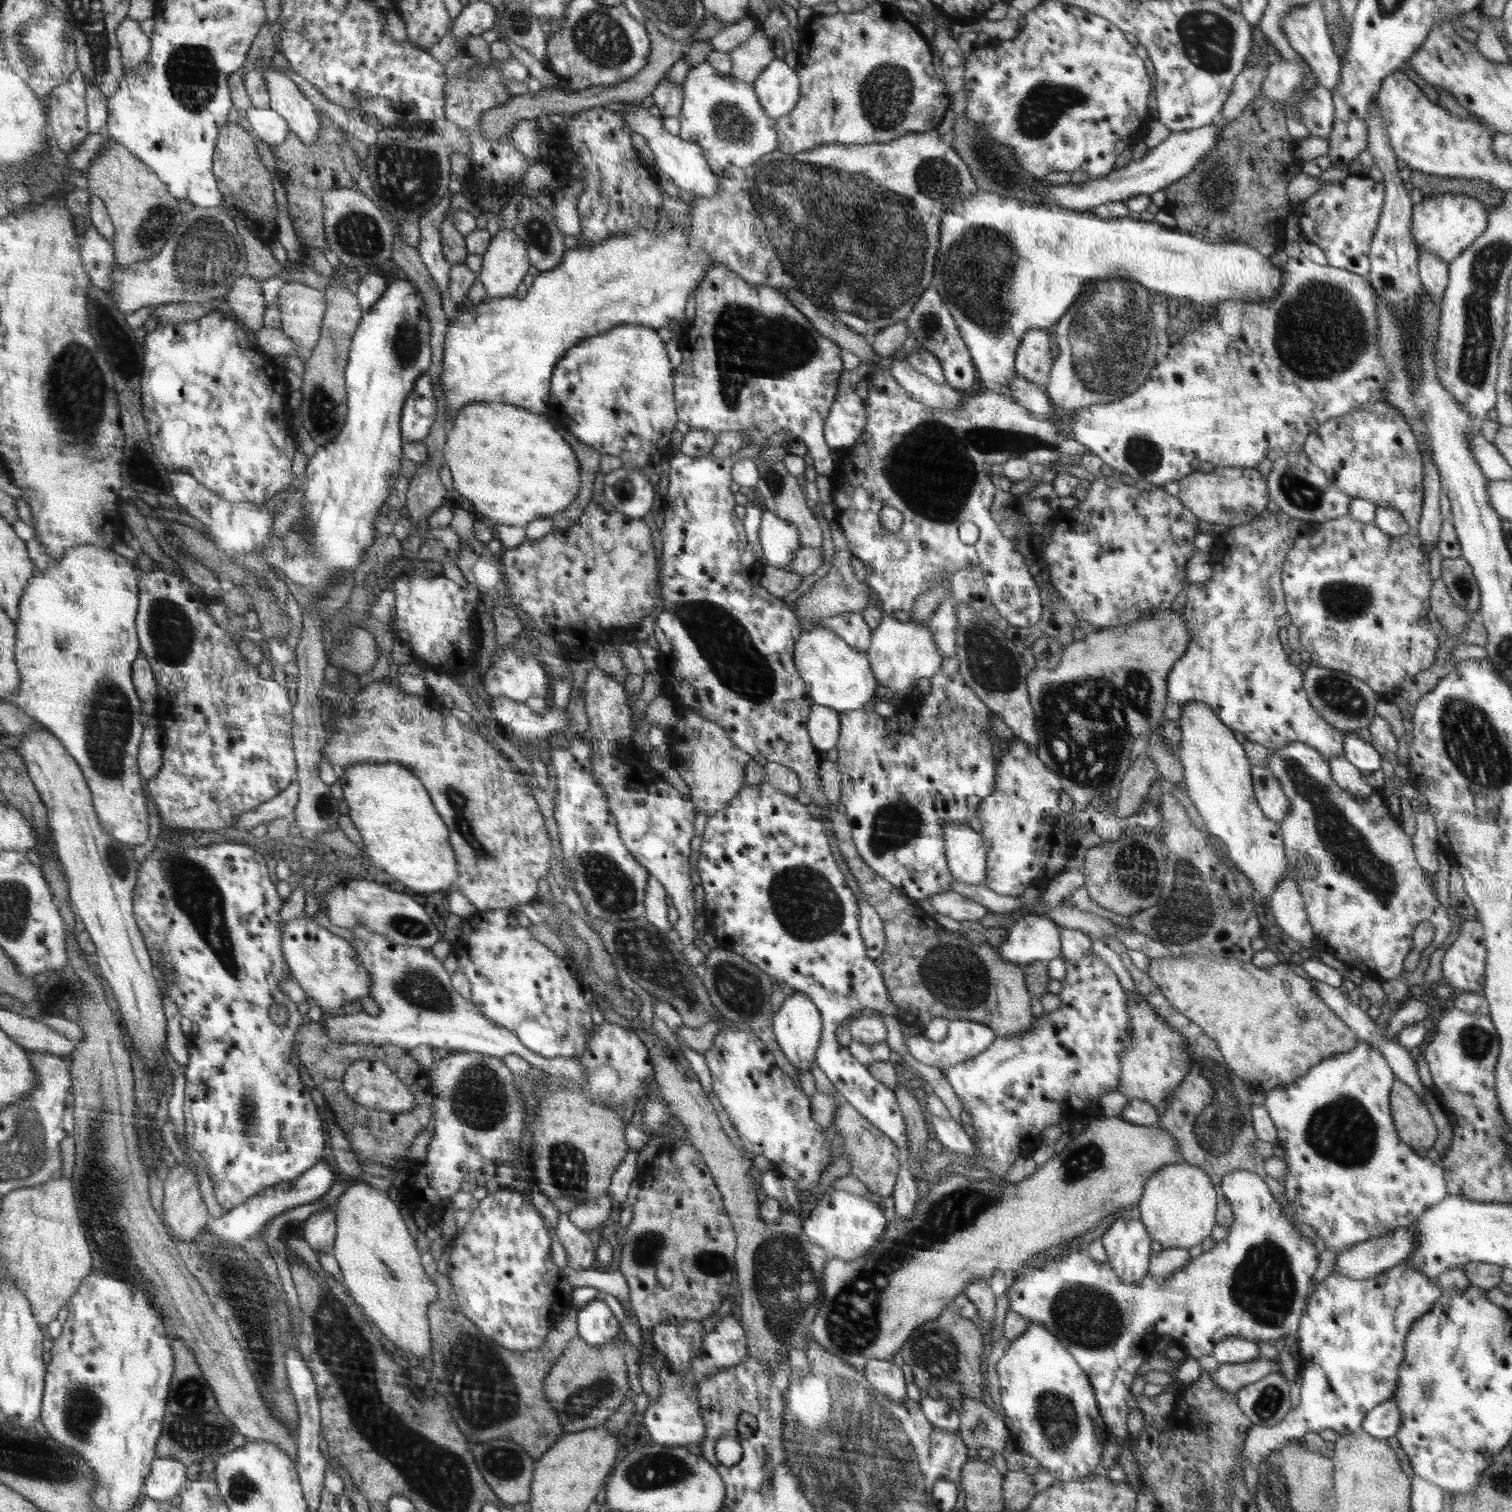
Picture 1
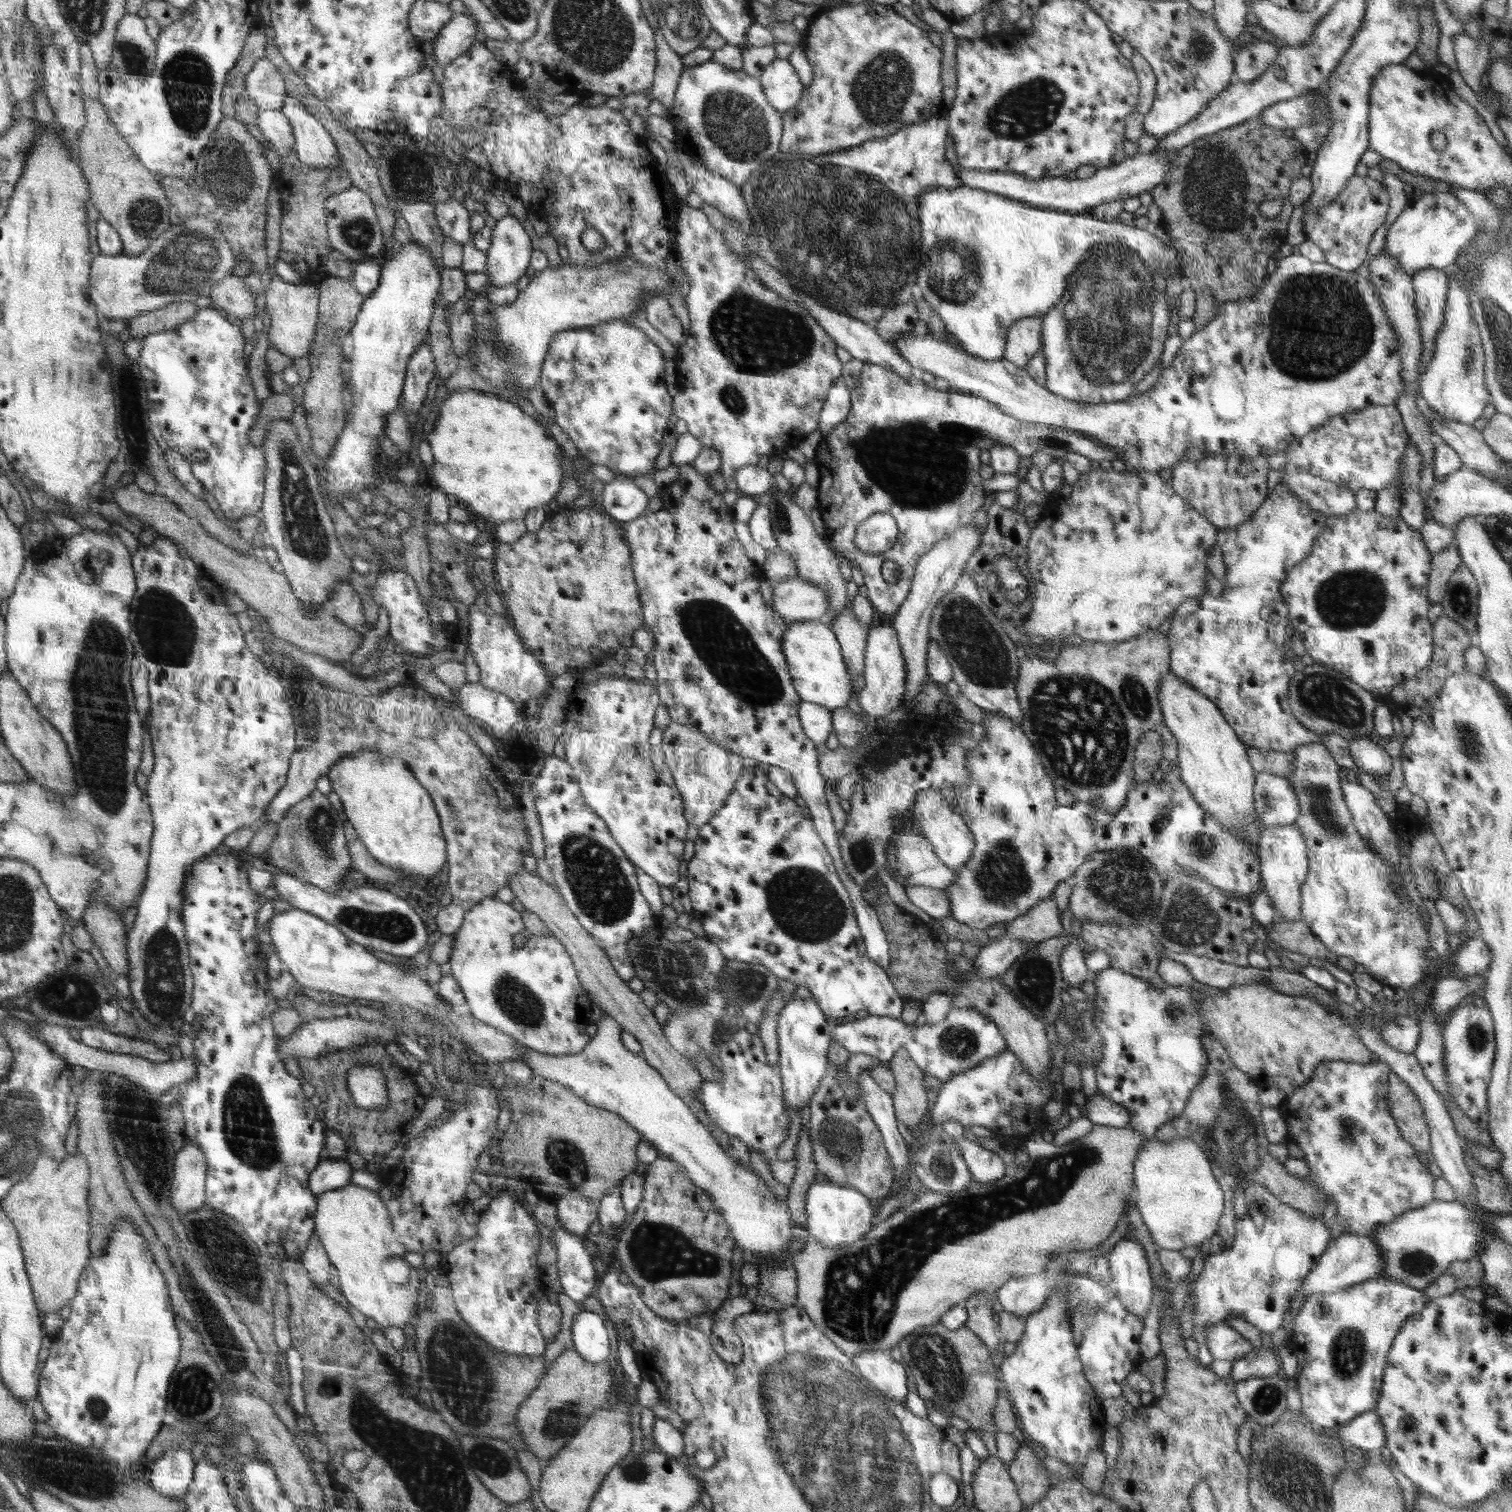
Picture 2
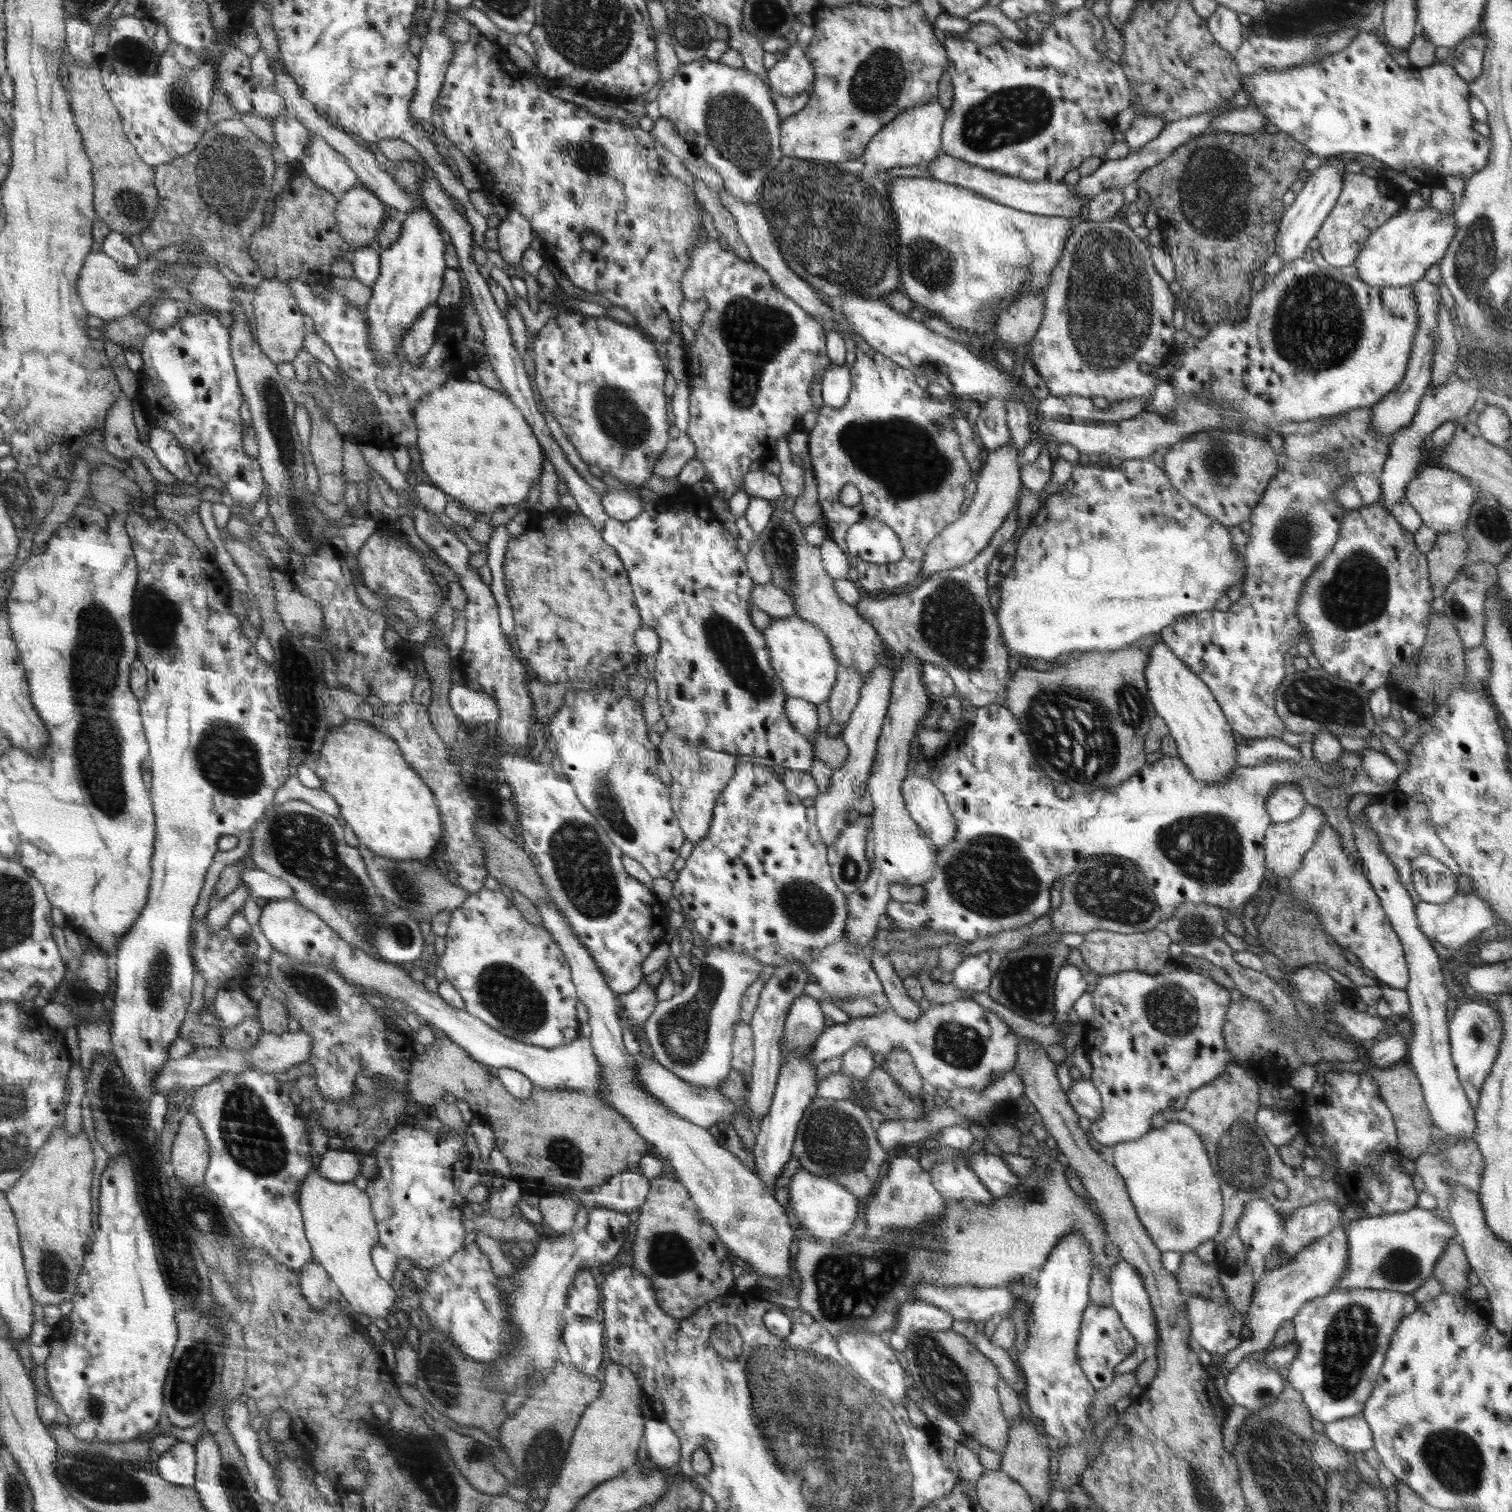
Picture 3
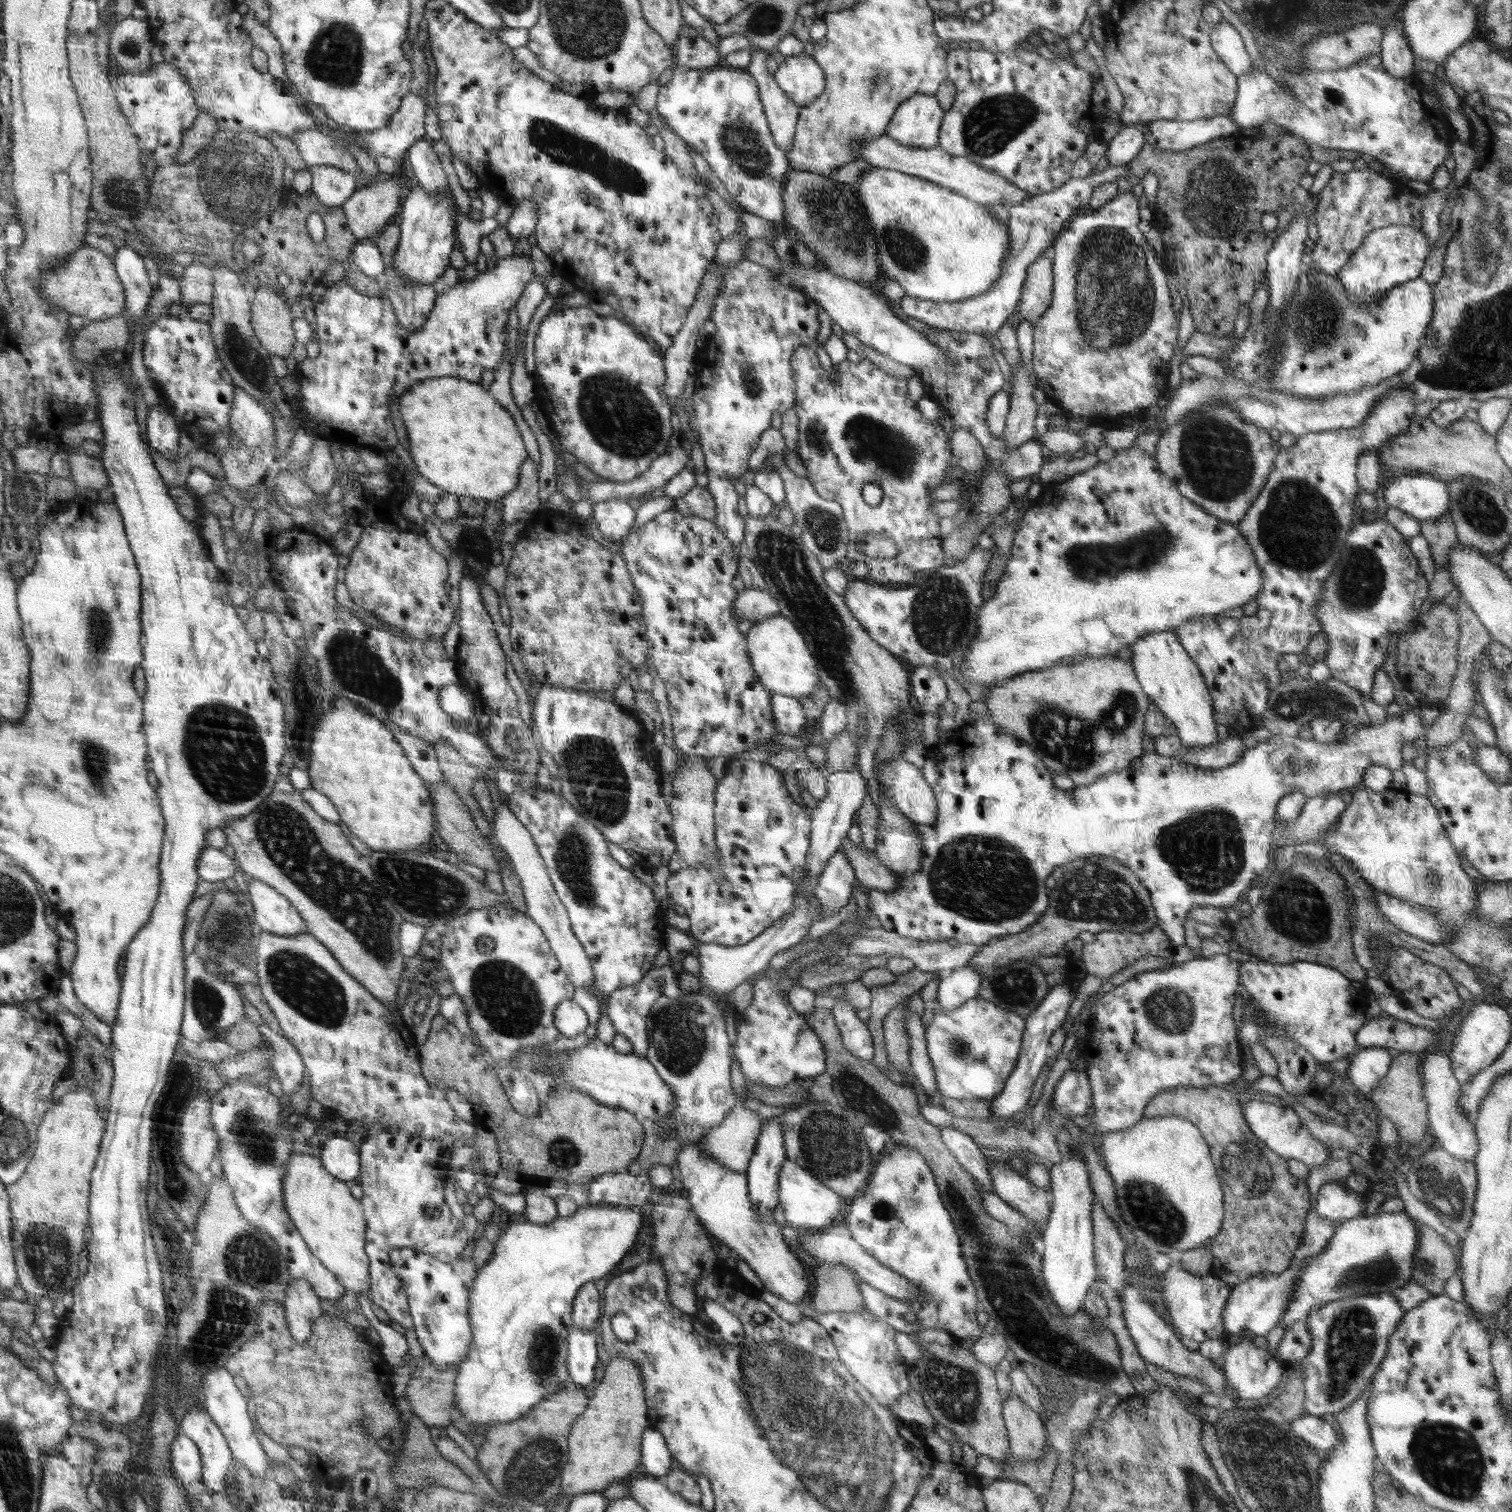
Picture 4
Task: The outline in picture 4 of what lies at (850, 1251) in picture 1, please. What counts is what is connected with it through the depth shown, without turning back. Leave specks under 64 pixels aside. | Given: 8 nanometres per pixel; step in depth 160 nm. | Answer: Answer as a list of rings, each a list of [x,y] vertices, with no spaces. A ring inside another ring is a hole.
[[[786,1160],[780,1172],[779,1203],[784,1209],[786,1224],[791,1225],[802,1234],[820,1232],[822,1228],[834,1224],[834,1218],[840,1212],[840,1194],[822,1183],[811,1173],[804,1170],[799,1163]]]

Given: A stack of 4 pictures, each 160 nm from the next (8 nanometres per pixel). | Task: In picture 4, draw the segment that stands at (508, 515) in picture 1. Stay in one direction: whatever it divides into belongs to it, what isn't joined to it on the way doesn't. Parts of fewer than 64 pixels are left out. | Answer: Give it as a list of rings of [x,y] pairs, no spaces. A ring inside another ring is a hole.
[[[442,377],[435,379],[428,379],[420,382],[420,384],[410,388],[406,393],[402,394],[398,401],[400,406],[400,414],[402,414],[402,420],[406,425],[408,434],[409,454],[412,457],[413,462],[416,465],[416,470],[424,478],[427,478],[432,484],[441,488],[444,492],[459,496],[471,496],[474,498],[481,498],[486,502],[495,500],[502,500],[502,498],[508,496],[518,488],[520,474],[520,468],[526,462],[526,448],[524,448],[524,442],[520,438],[520,430],[516,428],[512,416],[506,412],[506,409],[497,401],[489,392],[486,392],[482,388],[482,383],[470,382],[468,380]]]

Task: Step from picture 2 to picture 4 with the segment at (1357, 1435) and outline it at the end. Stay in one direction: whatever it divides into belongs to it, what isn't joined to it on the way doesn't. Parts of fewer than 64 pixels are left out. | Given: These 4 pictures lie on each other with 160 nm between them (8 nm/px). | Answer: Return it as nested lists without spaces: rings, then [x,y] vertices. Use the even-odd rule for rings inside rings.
[[[1311,1414],[1299,1416],[1289,1424],[1289,1431],[1306,1443],[1320,1459],[1338,1444],[1338,1431],[1323,1418]]]

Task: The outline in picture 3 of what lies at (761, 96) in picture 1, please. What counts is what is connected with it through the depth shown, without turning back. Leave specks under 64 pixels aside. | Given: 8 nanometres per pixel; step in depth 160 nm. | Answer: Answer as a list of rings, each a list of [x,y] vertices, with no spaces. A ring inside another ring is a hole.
[[[794,44],[787,52],[786,58],[767,70],[766,84],[774,94],[790,99],[802,92],[811,92],[815,85],[815,70],[802,45]]]

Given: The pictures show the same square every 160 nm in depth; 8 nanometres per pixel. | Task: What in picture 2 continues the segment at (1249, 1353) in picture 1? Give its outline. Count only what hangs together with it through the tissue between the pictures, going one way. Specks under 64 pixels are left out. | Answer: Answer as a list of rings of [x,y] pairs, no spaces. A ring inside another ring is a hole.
[[[1226,1322],[1209,1326],[1205,1334],[1205,1345],[1216,1360],[1235,1361],[1254,1350],[1253,1344]]]

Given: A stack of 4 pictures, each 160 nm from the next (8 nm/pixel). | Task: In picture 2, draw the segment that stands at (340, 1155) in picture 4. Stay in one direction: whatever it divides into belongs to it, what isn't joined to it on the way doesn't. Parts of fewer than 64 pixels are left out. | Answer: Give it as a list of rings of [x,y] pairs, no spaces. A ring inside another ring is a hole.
[[[321,1160],[311,1172],[310,1189],[317,1195],[348,1186],[352,1173],[352,1167],[347,1160]]]

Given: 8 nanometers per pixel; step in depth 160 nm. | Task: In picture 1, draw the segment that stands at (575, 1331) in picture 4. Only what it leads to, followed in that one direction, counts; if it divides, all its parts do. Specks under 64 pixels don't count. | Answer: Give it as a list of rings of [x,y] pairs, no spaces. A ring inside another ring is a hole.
[[[601,1296],[589,1301],[585,1307],[578,1310],[577,1336],[592,1346],[615,1341],[620,1329],[614,1313]]]

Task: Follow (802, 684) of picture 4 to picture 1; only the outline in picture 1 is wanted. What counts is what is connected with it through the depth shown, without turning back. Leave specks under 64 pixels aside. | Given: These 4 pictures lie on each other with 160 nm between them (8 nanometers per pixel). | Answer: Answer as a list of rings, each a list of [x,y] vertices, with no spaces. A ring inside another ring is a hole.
[[[820,625],[803,631],[800,636],[800,646],[796,646],[796,666],[804,670],[803,681],[808,684],[808,690],[812,690],[815,704],[833,708],[839,713],[864,708],[869,700],[872,701],[878,686],[870,669],[868,654],[856,651],[845,639]]]

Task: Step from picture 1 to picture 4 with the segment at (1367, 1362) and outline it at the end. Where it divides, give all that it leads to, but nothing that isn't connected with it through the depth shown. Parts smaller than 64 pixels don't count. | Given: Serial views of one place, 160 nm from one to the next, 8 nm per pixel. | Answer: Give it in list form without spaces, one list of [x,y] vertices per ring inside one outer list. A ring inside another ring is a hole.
[[[1392,1293],[1361,1295],[1356,1298],[1333,1300],[1313,1310],[1305,1319],[1312,1346],[1304,1359],[1296,1362],[1294,1367],[1304,1385],[1305,1401],[1303,1408],[1308,1414],[1321,1417],[1324,1414],[1336,1414],[1347,1409],[1360,1398],[1367,1387],[1370,1377],[1378,1370],[1386,1356],[1390,1335],[1396,1330],[1406,1310],[1399,1305]]]

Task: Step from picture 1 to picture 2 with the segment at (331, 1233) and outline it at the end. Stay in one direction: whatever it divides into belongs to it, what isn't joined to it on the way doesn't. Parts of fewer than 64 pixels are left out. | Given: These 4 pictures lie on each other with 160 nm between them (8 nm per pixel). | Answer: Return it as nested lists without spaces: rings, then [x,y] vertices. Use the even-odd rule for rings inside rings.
[[[313,1233],[307,1246],[306,1252],[302,1254],[301,1263],[312,1274],[312,1282],[320,1285],[323,1289],[332,1279],[334,1266],[329,1260],[326,1247],[322,1239]]]

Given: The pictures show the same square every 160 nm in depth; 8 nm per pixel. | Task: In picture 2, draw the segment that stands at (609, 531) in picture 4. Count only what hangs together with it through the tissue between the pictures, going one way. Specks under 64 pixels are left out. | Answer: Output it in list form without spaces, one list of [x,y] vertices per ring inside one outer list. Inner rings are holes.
[[[616,476],[604,484],[600,501],[612,519],[628,523],[643,516],[649,497],[634,483],[633,477]]]

